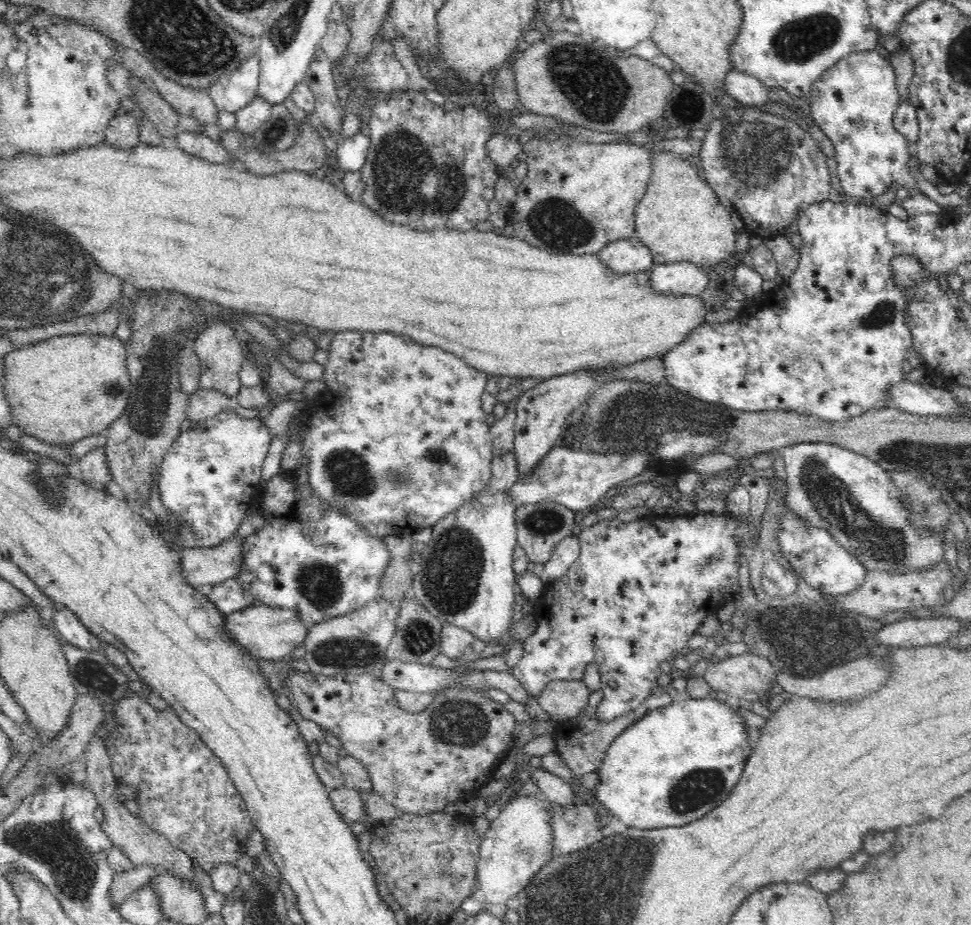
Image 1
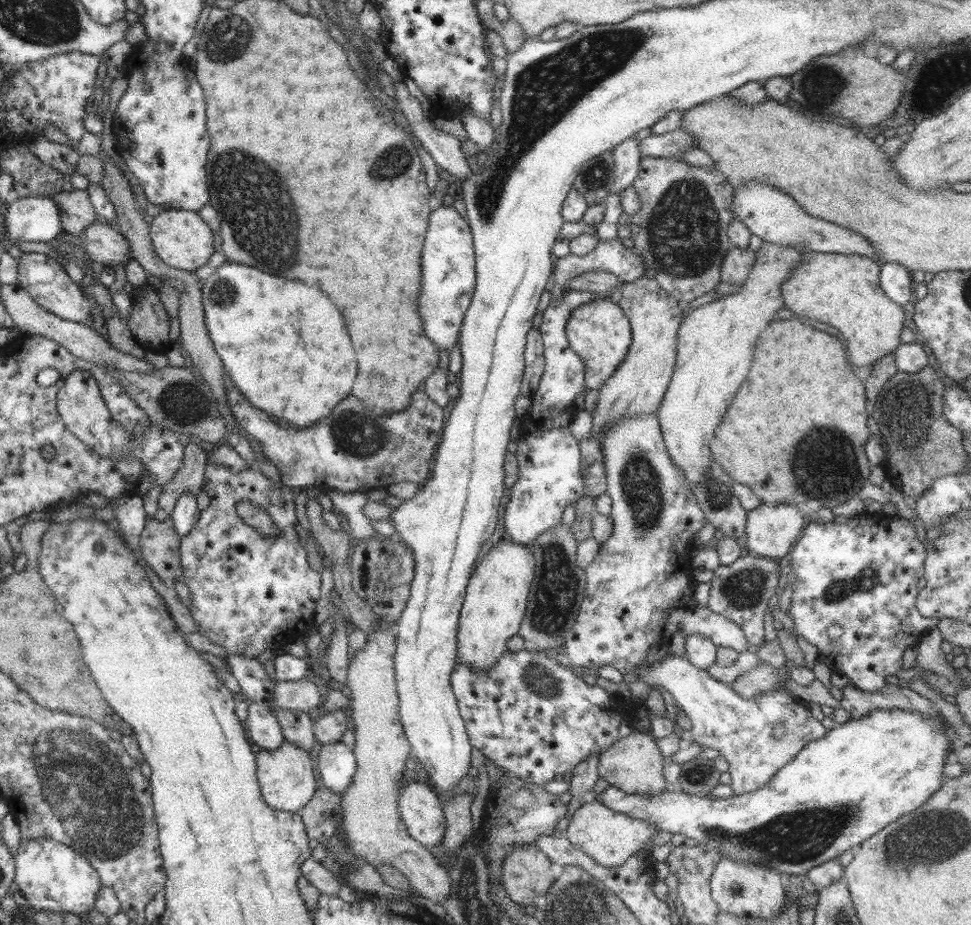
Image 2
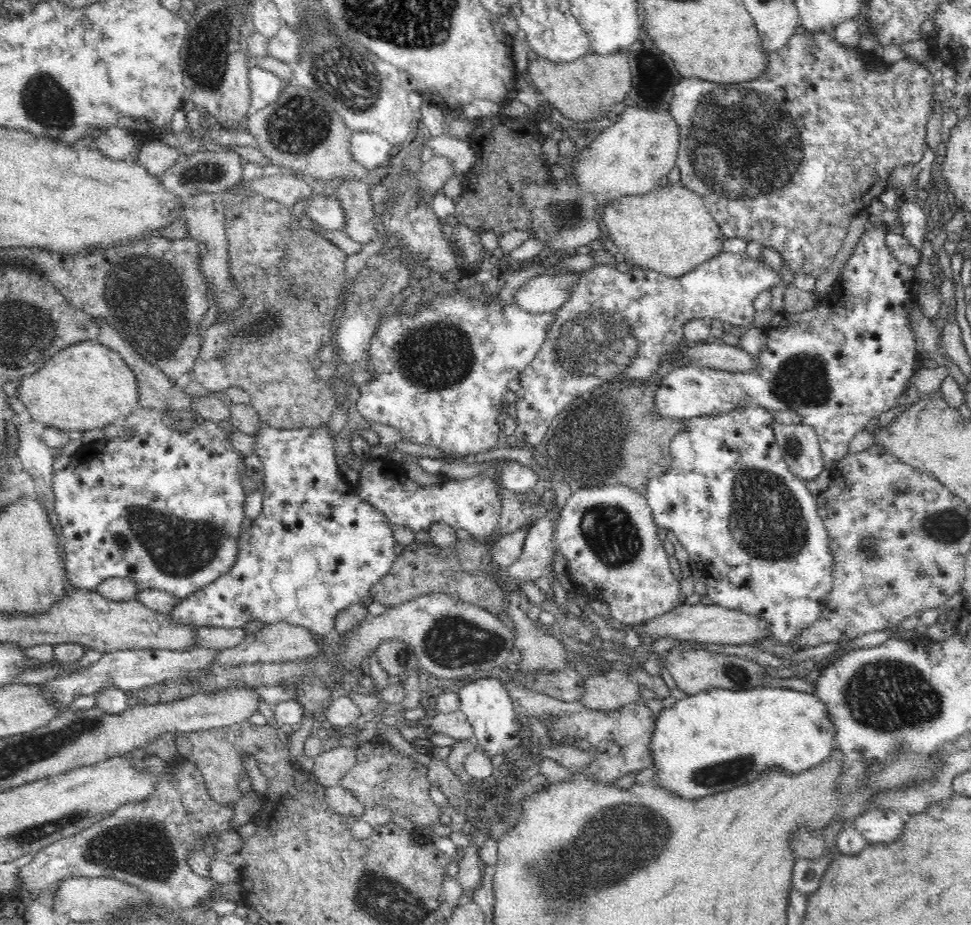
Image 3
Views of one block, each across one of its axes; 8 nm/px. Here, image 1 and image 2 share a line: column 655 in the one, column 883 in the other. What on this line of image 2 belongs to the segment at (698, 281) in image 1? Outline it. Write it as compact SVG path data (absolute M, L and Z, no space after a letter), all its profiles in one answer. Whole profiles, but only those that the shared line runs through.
M884 263L880 268L880 287L896 304L904 305L914 296L912 272L898 263Z

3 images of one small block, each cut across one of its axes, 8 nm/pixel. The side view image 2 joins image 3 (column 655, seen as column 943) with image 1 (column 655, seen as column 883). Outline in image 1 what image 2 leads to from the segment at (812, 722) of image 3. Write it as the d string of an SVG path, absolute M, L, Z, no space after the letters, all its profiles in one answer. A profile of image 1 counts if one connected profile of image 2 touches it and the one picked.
M721 696L716 699L710 697L705 698L690 698L673 700L672 704L657 708L646 714L642 720L638 720L629 728L626 728L622 734L616 737L612 744L608 747L599 769L597 770L599 776L599 783L594 790L595 797L601 806L605 806L608 817L622 820L629 828L639 828L640 830L652 830L652 828L668 828L668 826L678 827L690 824L698 818L702 818L704 814L708 814L712 808L716 808L722 800L726 800L726 796L732 792L732 788L738 784L741 779L747 758L752 752L752 746L748 742L748 730L745 728L746 722L739 714L738 708L732 709Z

